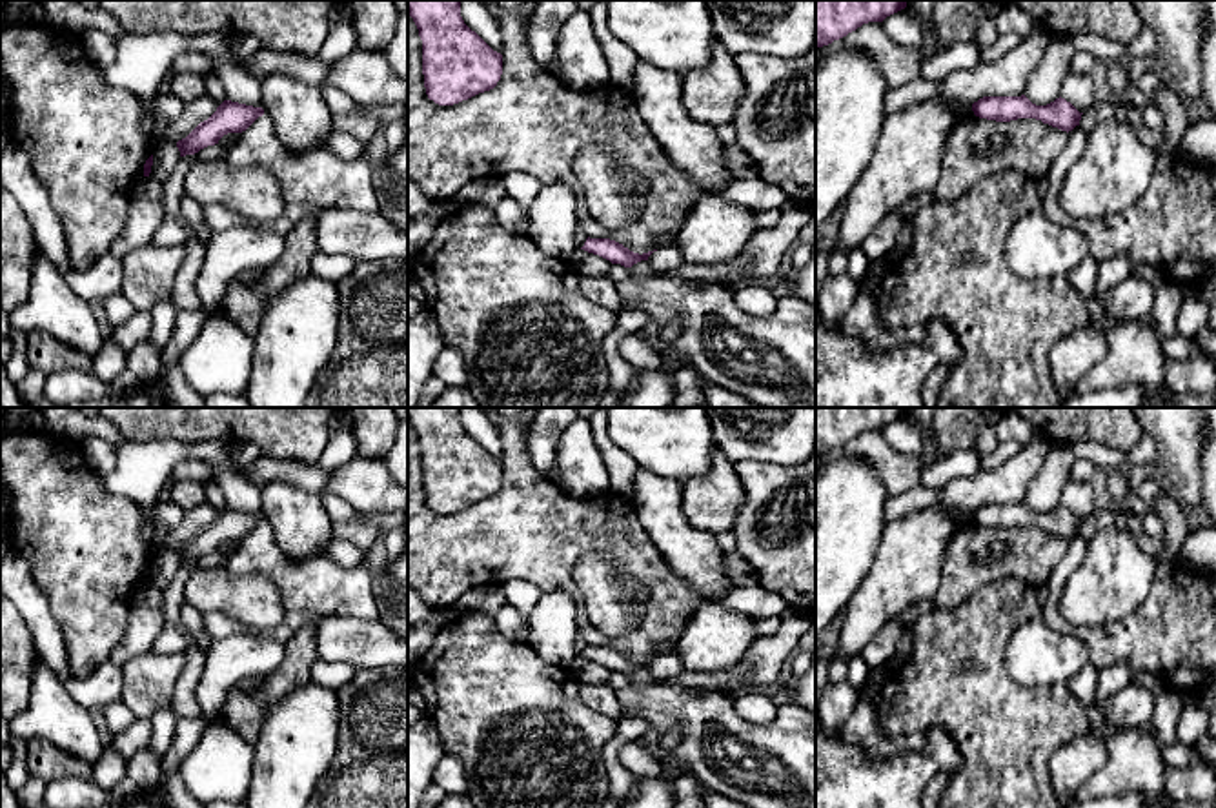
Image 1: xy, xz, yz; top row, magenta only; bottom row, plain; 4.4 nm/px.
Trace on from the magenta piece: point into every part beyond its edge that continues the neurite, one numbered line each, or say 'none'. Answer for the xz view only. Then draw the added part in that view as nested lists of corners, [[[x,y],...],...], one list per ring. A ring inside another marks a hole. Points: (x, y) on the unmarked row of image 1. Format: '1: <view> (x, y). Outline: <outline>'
none

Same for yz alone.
none

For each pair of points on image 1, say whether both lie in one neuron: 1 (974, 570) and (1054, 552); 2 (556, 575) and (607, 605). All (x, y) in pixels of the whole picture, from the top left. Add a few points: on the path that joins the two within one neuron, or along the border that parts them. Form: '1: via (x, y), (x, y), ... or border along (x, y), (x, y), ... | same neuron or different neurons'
1: via (994, 570), (1034, 554) | same neuron
2: border along (594, 550), (572, 577), (596, 628) | different neurons

